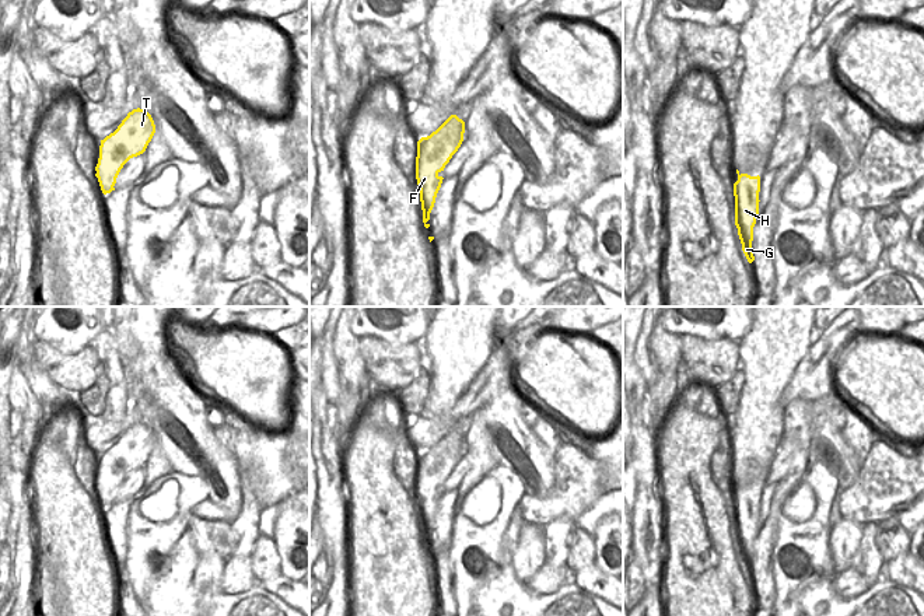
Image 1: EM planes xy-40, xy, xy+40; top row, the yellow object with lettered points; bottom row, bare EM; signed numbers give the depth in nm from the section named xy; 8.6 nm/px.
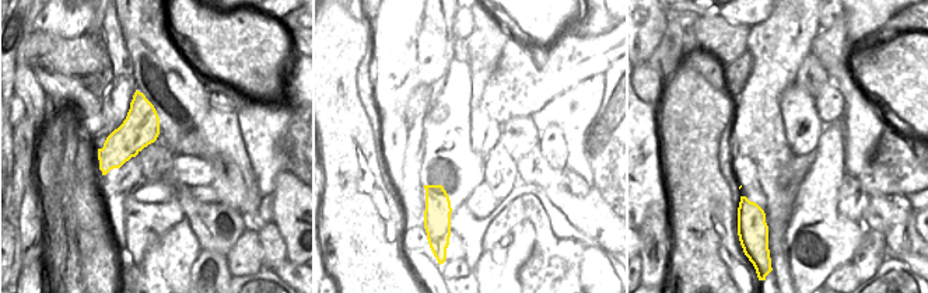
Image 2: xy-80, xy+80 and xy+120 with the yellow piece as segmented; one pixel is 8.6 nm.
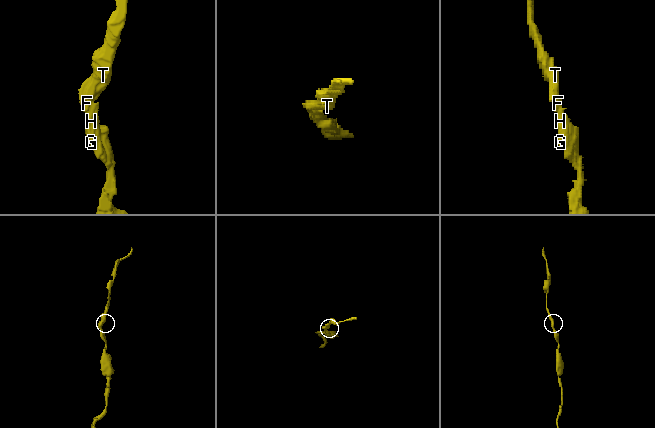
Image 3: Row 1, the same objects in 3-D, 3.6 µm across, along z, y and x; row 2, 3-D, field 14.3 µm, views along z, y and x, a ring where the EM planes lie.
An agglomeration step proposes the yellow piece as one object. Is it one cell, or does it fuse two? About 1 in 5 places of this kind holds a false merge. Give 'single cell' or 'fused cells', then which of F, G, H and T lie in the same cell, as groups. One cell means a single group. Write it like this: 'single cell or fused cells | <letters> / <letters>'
single cell | F G H T

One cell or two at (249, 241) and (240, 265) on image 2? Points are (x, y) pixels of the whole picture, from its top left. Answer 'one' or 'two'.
one

